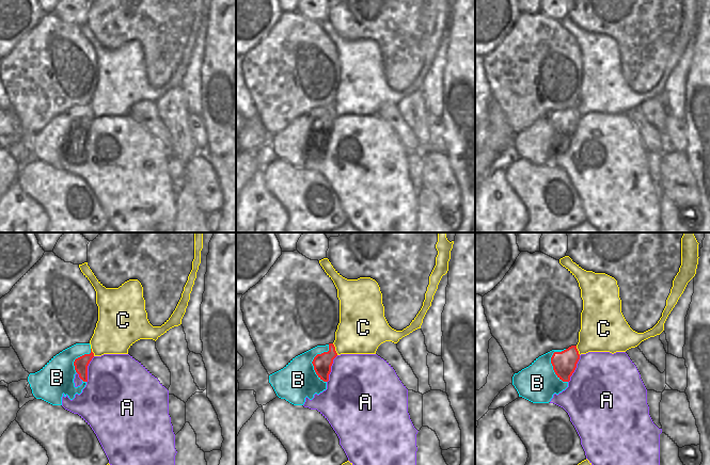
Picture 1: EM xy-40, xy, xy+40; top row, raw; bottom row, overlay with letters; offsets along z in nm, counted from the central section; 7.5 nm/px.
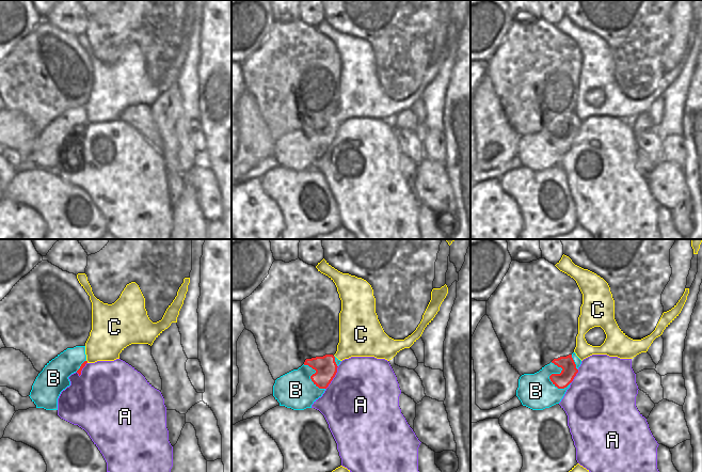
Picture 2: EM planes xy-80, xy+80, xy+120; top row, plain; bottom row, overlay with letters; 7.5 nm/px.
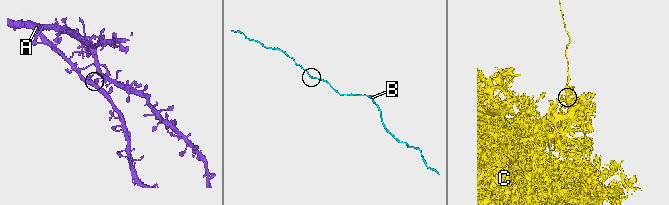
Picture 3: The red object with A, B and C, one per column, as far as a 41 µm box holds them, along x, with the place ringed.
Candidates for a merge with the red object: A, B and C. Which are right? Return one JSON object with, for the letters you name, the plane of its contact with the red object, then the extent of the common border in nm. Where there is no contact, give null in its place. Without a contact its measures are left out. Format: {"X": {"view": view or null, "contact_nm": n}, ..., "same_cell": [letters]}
{"B": {"view": "xy", "contact_nm": 300}, "same_cell": ["B"]}

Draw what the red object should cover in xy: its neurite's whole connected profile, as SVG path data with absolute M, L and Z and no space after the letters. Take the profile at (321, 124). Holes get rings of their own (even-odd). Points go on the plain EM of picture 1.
M333 105L317 107L293 119L283 130L269 137L269 144L277 157L294 166L303 166L305 159L310 161L327 150L333 121L337 117Z

